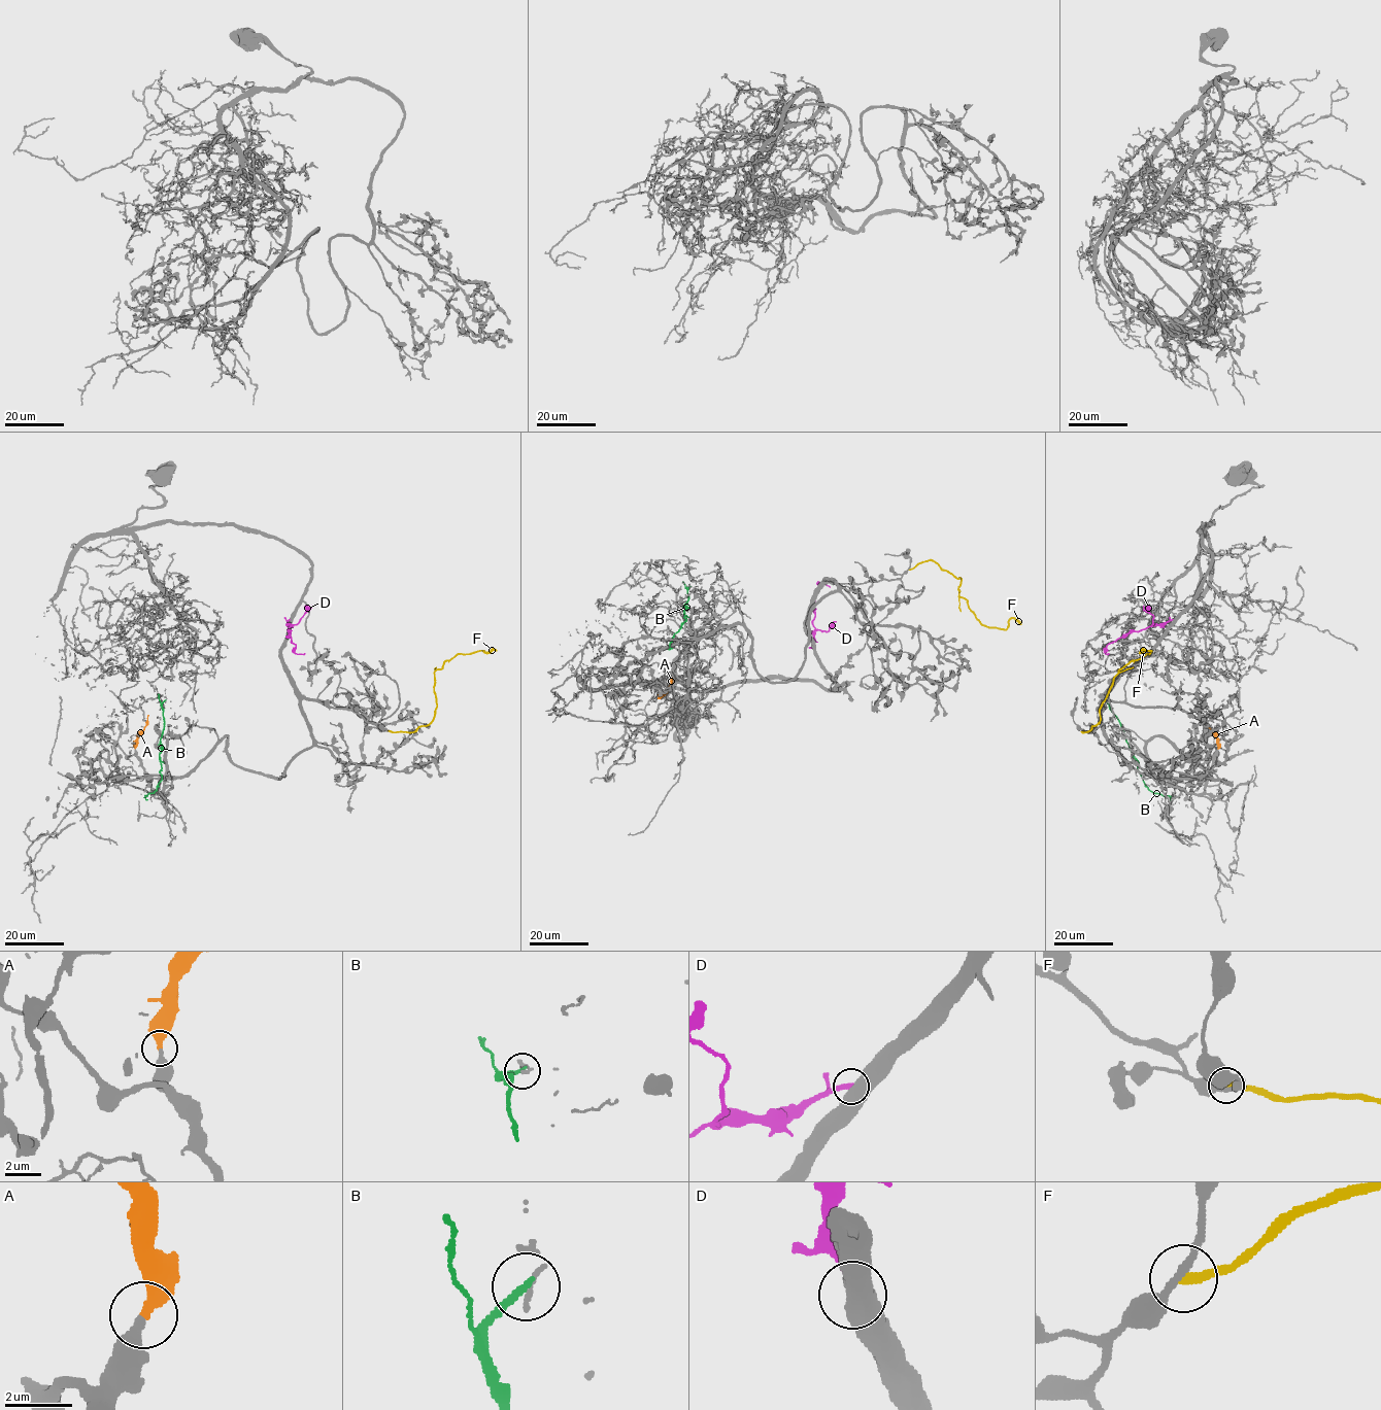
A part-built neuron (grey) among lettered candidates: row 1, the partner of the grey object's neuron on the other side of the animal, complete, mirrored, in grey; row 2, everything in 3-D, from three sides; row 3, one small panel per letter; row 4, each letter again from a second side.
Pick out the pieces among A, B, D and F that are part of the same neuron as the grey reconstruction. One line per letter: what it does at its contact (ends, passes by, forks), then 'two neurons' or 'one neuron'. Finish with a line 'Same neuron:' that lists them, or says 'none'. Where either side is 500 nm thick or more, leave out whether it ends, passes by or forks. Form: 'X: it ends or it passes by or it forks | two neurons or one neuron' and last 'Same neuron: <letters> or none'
A: it ends | one neuron
B: it ends | two neurons
D: two neurons
F: it ends | two neurons
Same neuron: A

